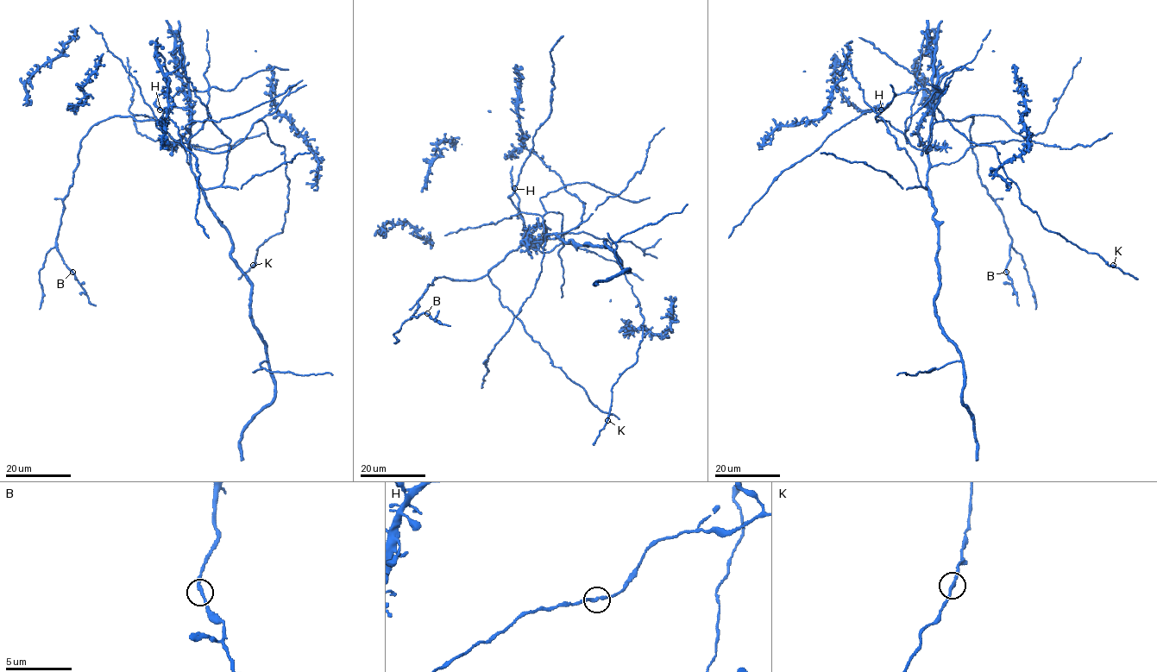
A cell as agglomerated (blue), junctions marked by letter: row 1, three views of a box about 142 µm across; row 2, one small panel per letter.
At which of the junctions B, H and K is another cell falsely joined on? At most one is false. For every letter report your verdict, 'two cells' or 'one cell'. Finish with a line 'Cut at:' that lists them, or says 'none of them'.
B: one cell
H: one cell
K: one cell
Cut at: none of them

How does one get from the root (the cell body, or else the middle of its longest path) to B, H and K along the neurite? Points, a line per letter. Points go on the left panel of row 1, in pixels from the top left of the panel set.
B: (190, 157), (186, 108), (172, 107), (158, 120), (114, 116), (96, 123), (80, 142), (56, 240), (72, 272)
H: (190, 157), (189, 110), (173, 104), (168, 95), (170, 88), (168, 92), (157, 97), (155, 104), (160, 109)
K: (190, 157), (191, 147), (233, 148), (260, 120), (285, 147), (283, 231), (257, 249), (253, 266)

